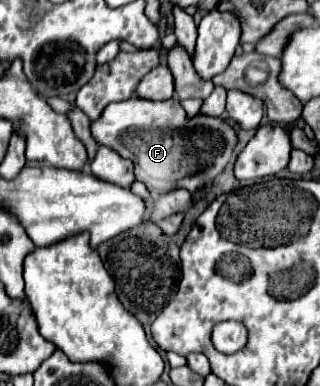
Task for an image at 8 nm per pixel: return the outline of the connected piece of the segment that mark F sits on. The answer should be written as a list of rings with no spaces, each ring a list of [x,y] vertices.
[[[132,97],[110,103],[100,119],[92,121],[92,135],[100,145],[108,145],[122,157],[134,161],[134,175],[148,187],[152,197],[174,191],[174,187],[186,187],[194,193],[210,185],[226,169],[238,145],[238,133],[230,123],[202,113],[188,117],[174,97],[166,101]]]

